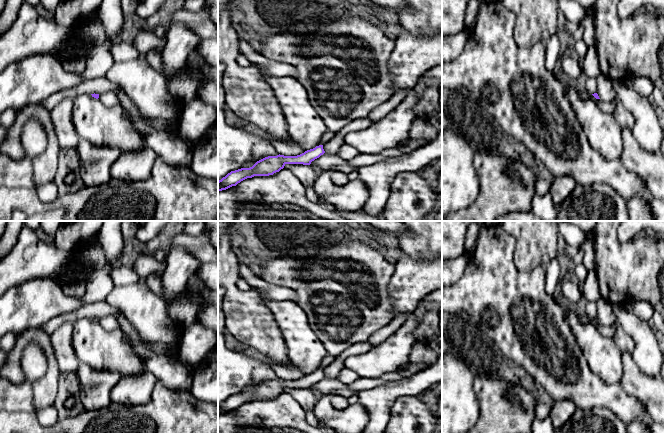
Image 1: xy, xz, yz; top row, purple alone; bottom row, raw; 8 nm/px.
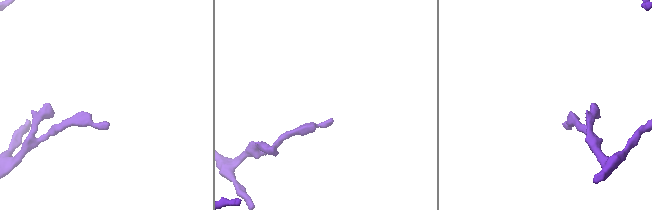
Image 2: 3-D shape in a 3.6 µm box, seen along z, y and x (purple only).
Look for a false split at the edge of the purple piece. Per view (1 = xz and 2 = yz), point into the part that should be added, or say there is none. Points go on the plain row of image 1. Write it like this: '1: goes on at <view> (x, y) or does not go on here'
1: does not go on here
2: does not go on here

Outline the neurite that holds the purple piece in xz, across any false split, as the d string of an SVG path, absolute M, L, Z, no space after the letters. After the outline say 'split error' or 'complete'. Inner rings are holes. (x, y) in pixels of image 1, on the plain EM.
M323 369L316 370L297 380L268 380L257 385L250 392L241 392L231 395L218 405L218 415L226 414L236 410L241 405L254 400L269 400L279 396L286 388L310 389L312 385L325 377Z | complete

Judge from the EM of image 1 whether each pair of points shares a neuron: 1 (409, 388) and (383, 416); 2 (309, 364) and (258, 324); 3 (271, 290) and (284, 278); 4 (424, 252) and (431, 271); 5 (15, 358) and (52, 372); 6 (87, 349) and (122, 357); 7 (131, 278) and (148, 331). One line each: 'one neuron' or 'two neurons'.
1: one neuron
2: two neurons
3: two neurons
4: two neurons
5: one neuron
6: one neuron
7: two neurons

